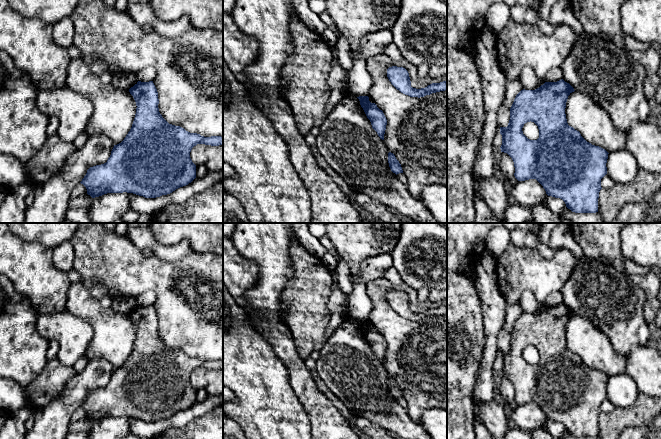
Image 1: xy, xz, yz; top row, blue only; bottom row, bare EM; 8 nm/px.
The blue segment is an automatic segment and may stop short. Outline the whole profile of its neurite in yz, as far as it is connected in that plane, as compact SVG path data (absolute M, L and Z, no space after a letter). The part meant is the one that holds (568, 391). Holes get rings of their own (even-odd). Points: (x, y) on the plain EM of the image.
M563 303L557 306L545 306L535 314L521 314L510 332L510 344L507 351L500 351L502 359L501 376L507 377L514 386L514 400L518 405L536 403L545 413L548 420L562 423L566 431L575 437L598 436L599 416L602 413L601 403L607 398L608 376L587 366L579 355L569 350L565 332L568 320L574 312ZM527 346L534 346L539 353L537 364L528 363L522 355Z

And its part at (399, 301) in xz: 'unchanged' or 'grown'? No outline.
unchanged

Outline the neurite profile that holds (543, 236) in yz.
M542 223L542 229L538 233L538 240L542 244L547 245L550 238L551 231L558 225L562 223Z

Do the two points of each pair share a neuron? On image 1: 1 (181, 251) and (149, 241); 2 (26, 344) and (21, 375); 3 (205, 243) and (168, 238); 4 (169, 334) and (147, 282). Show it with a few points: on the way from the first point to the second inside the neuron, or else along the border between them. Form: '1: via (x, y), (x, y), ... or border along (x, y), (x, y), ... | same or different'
1: via (173, 251), (160, 251), (157, 248) | same
2: via (21, 352), (21, 367) | same
3: via (196, 234), (177, 234) | same
4: via (169, 320), (169, 301), (161, 293) | same

